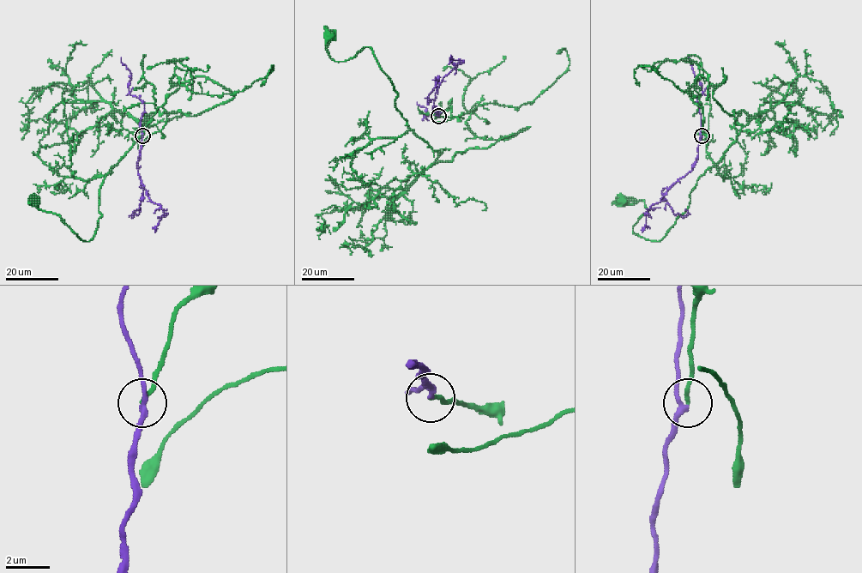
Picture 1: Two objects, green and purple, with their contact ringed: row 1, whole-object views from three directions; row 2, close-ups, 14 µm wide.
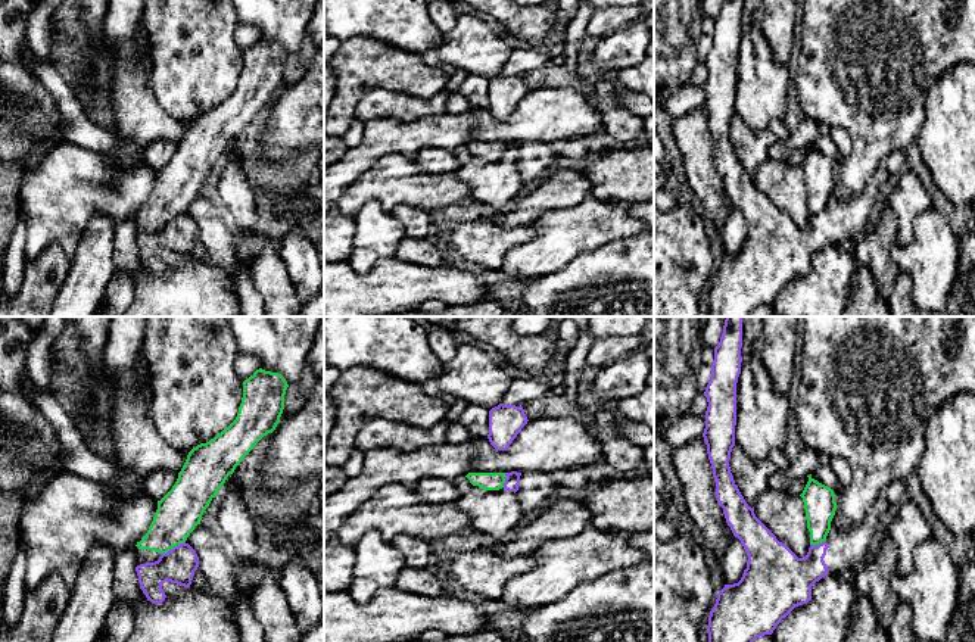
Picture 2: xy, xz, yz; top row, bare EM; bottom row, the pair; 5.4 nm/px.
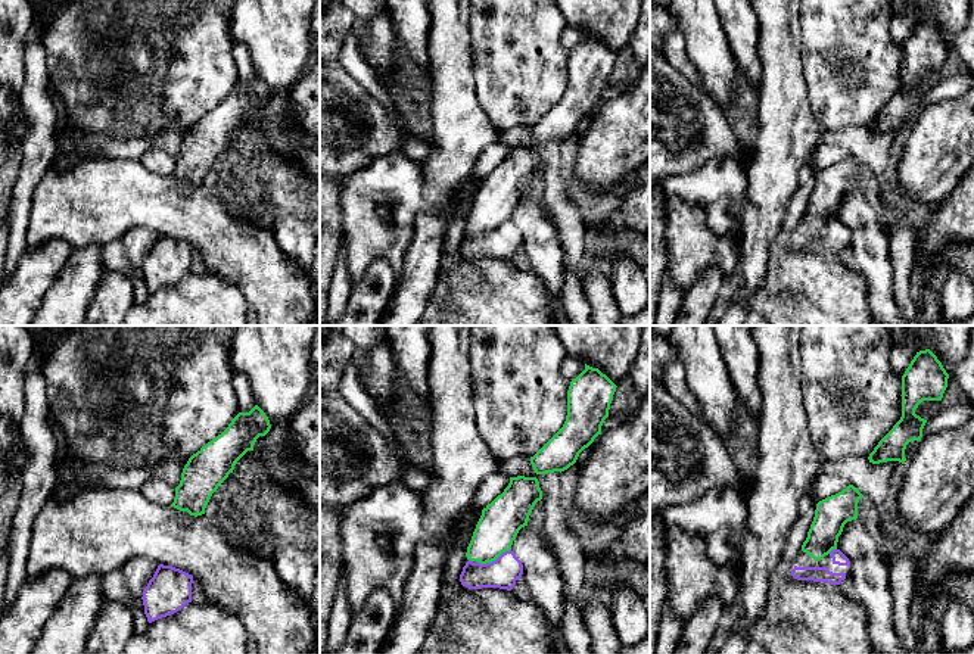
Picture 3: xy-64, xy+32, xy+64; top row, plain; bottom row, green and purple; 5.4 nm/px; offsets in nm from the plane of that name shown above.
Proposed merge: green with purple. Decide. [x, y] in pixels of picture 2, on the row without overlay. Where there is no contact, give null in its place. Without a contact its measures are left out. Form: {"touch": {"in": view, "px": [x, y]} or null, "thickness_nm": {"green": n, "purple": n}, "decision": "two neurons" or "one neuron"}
{"touch": {"in": "xy", "px": [173, 217]}, "thickness_nm": {"green": 240, "purple": 190}, "decision": "two neurons"}

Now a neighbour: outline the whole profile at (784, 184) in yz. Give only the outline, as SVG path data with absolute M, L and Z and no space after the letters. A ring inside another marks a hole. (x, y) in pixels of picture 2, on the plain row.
M764 159L754 174L756 187L798 228L810 218L806 180L801 166Z

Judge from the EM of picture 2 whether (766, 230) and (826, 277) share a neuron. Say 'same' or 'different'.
different

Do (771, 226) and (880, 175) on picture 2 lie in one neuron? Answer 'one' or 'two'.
one

